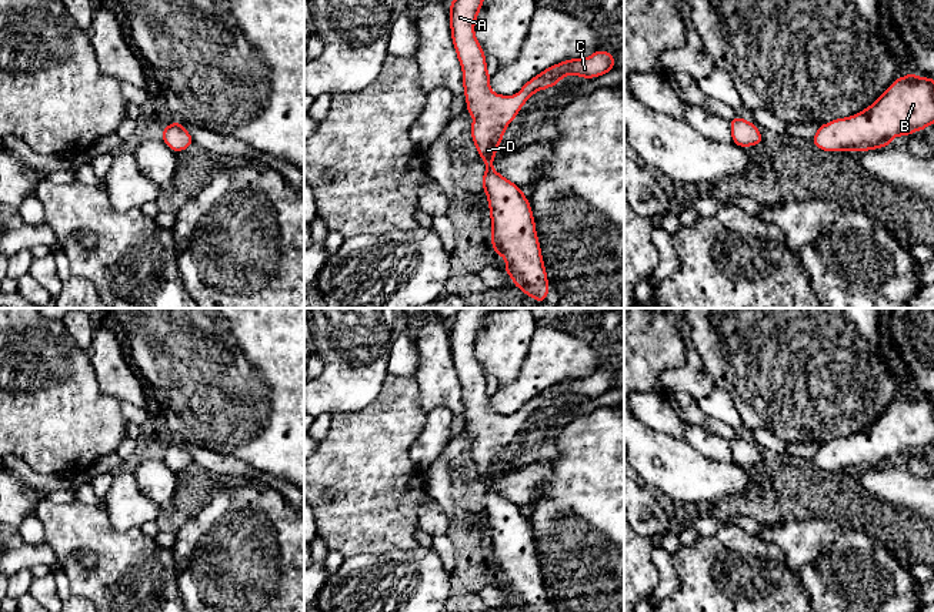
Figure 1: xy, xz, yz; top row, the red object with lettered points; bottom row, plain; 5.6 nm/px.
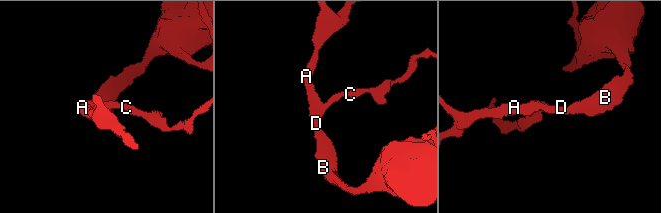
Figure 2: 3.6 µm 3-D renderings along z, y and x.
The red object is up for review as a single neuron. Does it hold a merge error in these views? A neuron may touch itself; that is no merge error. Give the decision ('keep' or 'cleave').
keep

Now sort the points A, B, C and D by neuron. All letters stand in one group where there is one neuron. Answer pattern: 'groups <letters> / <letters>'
groups A B C D

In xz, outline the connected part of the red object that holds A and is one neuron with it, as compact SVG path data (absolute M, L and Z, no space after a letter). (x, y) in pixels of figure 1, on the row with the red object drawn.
M453 0L450 3L450 27L457 58L463 68L464 97L467 100L466 113L474 117L470 128L471 138L476 144L478 155L486 163L486 173L480 184L486 191L490 207L490 238L494 254L506 258L504 271L513 278L513 285L518 287L524 294L530 295L536 301L544 302L547 300L550 285L530 203L518 185L500 175L493 168L493 160L498 151L497 146L503 141L503 134L507 126L516 118L524 103L536 91L554 87L560 80L564 78L566 74L574 74L583 78L603 76L614 68L614 54L597 50L587 58L570 58L561 61L546 68L534 78L527 81L516 96L496 94L490 90L491 76L487 71L486 54L474 34L474 23L483 1L484 0Z

